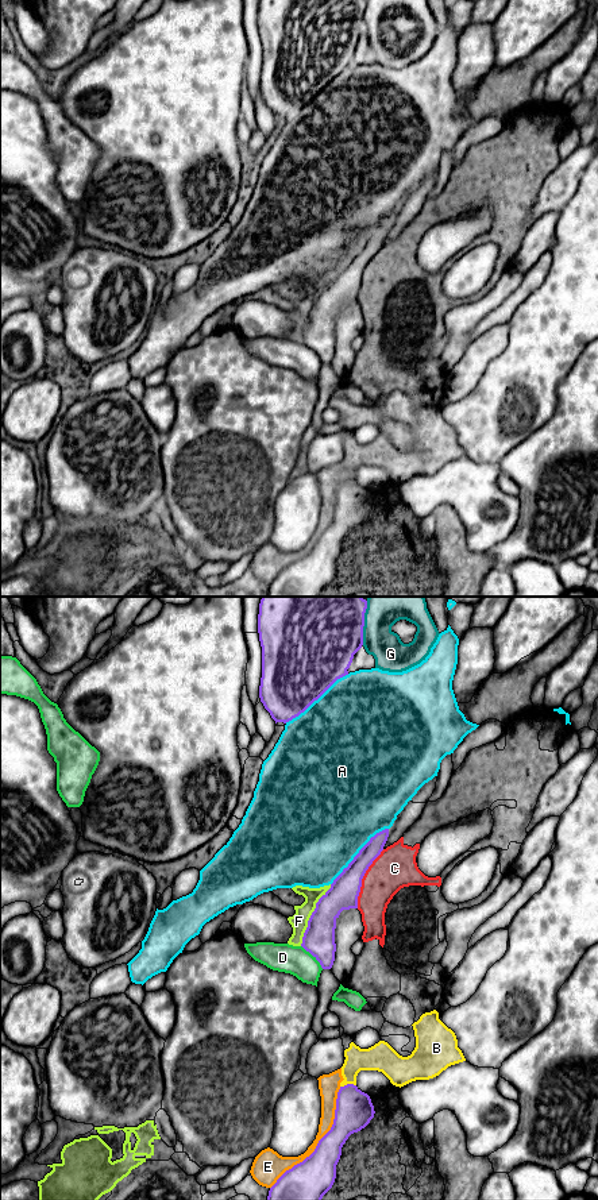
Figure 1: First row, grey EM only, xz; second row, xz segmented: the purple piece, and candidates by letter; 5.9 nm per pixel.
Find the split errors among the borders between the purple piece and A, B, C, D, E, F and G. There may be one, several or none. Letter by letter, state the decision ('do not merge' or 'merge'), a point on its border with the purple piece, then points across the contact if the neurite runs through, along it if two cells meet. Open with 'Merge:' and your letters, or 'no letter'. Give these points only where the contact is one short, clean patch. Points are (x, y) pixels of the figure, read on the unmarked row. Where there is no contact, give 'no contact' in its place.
Merge: no letter
A: do not merge; meets purple in xz at (358, 249)
B: do not merge; meets purple in xz at (347, 479); border along xz (355, 479), (340, 482)
C: do not merge; meets purple in xz at (362, 273)
D: do not merge; meets purple in xz at (313, 351)
E: do not merge; meets purple in xz at (319, 536)
F: do not merge; meets purple in xz at (311, 311)
G: do not merge; meets purple in xz at (363, 20)

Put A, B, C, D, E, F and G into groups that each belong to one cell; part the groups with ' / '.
A / B E / C / D / F / G

